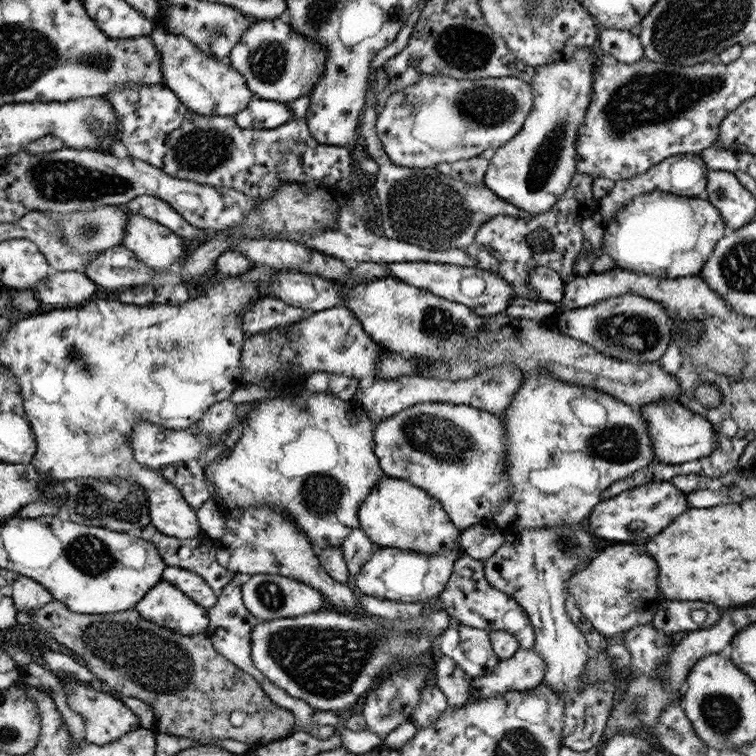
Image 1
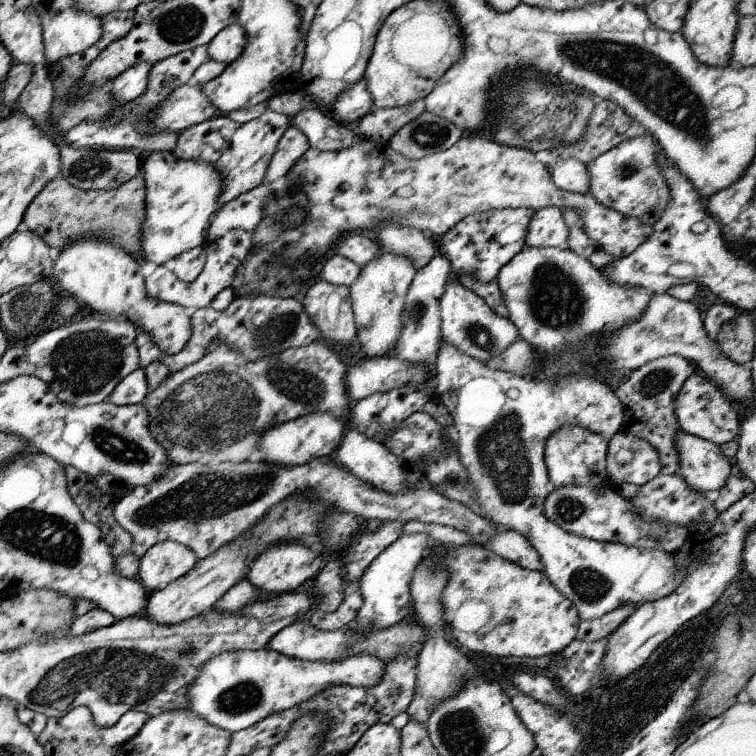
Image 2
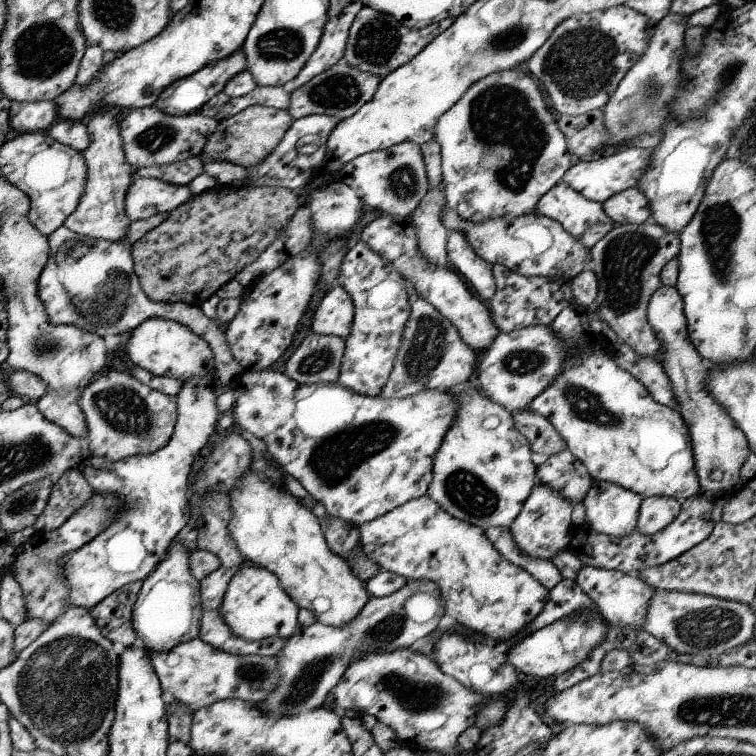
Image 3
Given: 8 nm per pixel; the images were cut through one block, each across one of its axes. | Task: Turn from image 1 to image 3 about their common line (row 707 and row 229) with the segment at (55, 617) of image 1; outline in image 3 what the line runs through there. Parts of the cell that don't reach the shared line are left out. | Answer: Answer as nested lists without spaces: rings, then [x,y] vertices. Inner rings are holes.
[[[216,186],[195,195],[167,214],[159,226],[145,232],[139,240],[130,246],[130,254],[134,263],[141,290],[149,300],[169,304],[182,302],[189,306],[199,307],[201,302],[233,279],[247,264],[257,260],[261,252],[279,236],[279,232],[287,226],[291,216],[299,207],[296,191],[283,187],[243,187],[231,188]],[[233,232],[243,234],[239,242],[233,241]]]

